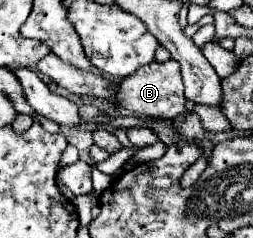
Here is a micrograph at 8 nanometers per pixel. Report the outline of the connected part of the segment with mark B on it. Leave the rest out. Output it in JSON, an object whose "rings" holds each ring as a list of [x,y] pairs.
{"rings":[[[176,60],[168,62],[152,62],[150,66],[142,66],[142,70],[136,70],[134,74],[122,78],[118,82],[118,94],[116,102],[118,108],[126,108],[132,114],[144,114],[152,118],[176,118],[184,112],[184,84],[180,74],[180,64]]]}

